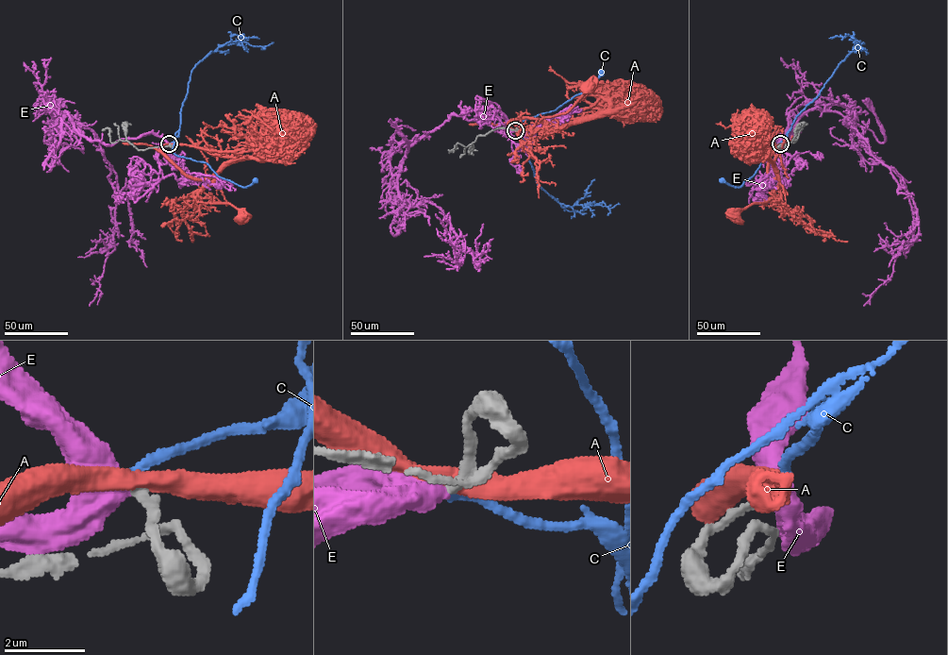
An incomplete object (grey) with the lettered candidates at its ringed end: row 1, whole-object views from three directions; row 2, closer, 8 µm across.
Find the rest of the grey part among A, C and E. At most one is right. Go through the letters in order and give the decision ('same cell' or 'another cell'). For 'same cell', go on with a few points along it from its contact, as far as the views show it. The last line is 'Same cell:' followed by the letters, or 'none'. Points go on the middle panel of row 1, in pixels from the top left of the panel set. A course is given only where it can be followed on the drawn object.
A: another cell
C: same cell; course (515, 130), (521, 131), (521, 121), (556, 109), (589, 90), (601, 72)
E: another cell
Same cell: C

